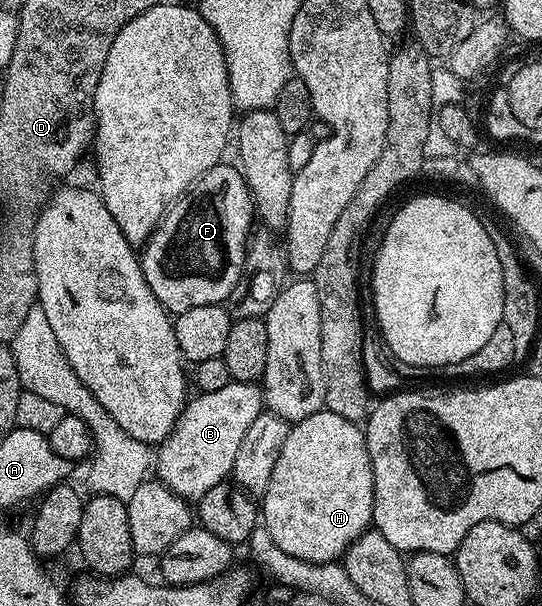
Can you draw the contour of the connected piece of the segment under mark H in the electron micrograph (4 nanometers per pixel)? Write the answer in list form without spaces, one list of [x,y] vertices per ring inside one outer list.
[[[328,410],[296,421],[289,429],[287,442],[283,442],[283,450],[279,450],[279,462],[275,462],[271,483],[260,501],[259,516],[275,546],[291,558],[324,564],[340,561],[373,523],[373,471],[362,425]]]

